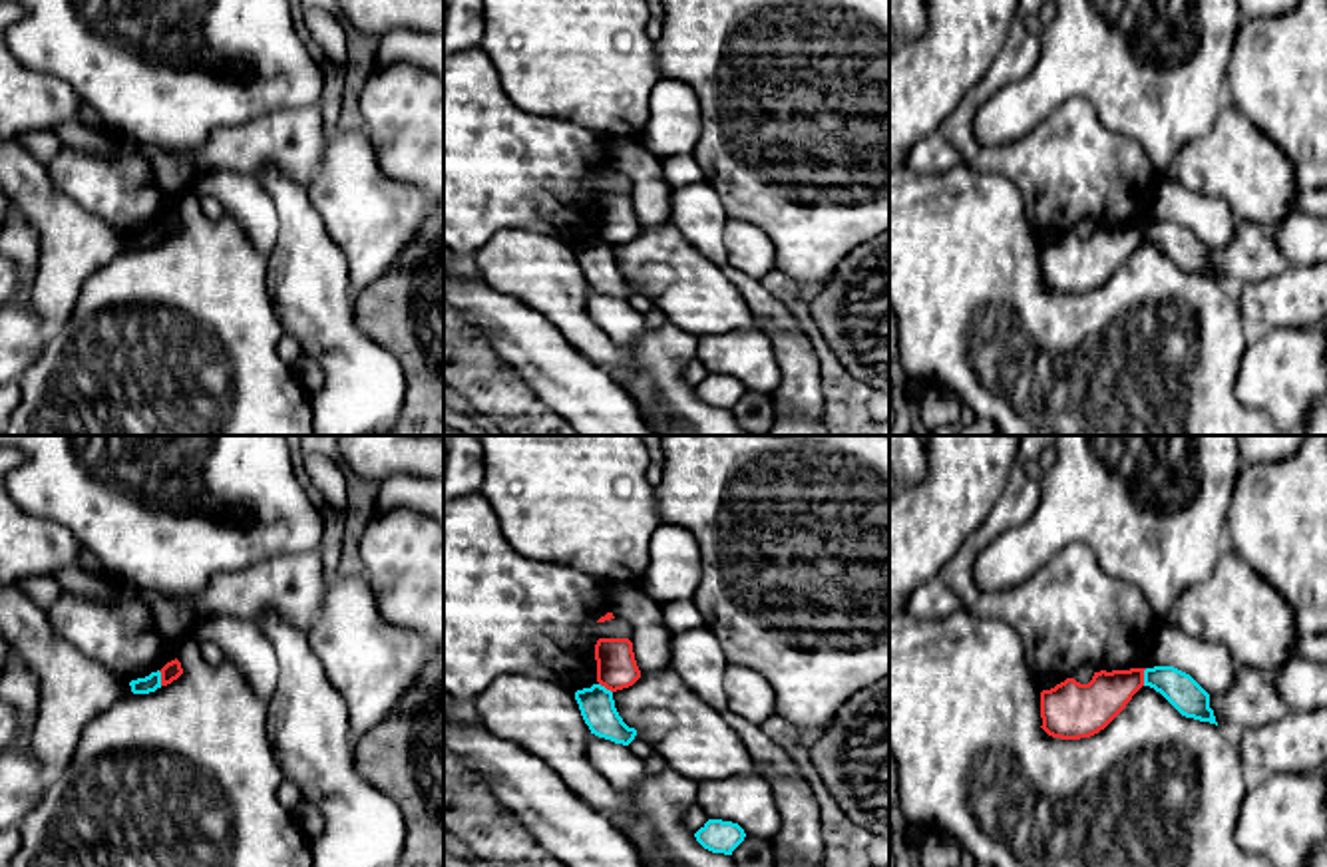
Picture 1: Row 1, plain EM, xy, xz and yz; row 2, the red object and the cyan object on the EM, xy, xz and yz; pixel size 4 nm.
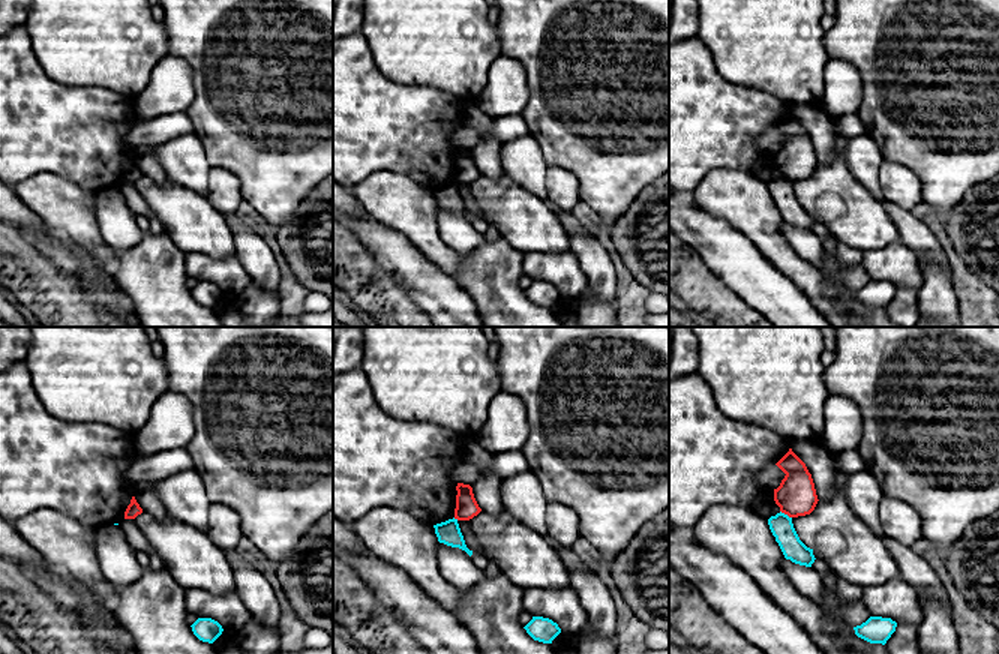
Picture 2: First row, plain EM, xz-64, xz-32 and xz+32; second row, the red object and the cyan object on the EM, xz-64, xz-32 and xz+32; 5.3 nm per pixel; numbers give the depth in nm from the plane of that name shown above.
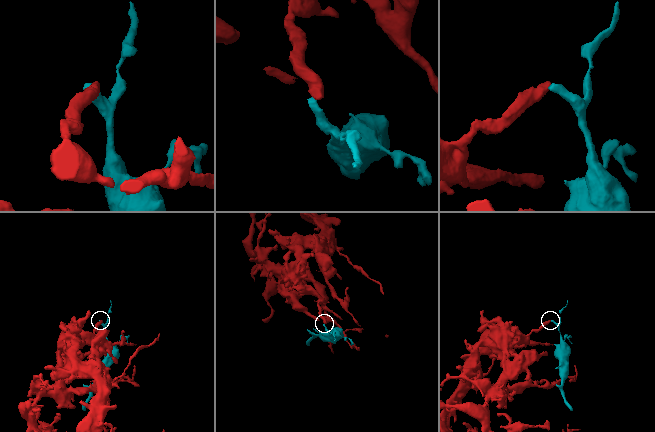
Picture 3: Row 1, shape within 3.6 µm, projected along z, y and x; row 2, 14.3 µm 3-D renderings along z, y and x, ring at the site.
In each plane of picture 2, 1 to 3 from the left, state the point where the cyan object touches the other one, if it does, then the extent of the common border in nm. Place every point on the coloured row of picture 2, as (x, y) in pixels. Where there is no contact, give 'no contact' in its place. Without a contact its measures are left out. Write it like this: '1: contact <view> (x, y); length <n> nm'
1: no contact
2: contact xz-32 (456, 518); length 30 nm
3: contact xz+32 (786, 513); length 80 nm

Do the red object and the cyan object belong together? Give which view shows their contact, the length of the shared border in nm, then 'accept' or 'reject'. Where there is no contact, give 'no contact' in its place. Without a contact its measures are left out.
contact in yz; length 70 nm; reject

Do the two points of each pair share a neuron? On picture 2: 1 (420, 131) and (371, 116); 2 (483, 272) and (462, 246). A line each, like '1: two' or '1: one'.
1: one
2: two

